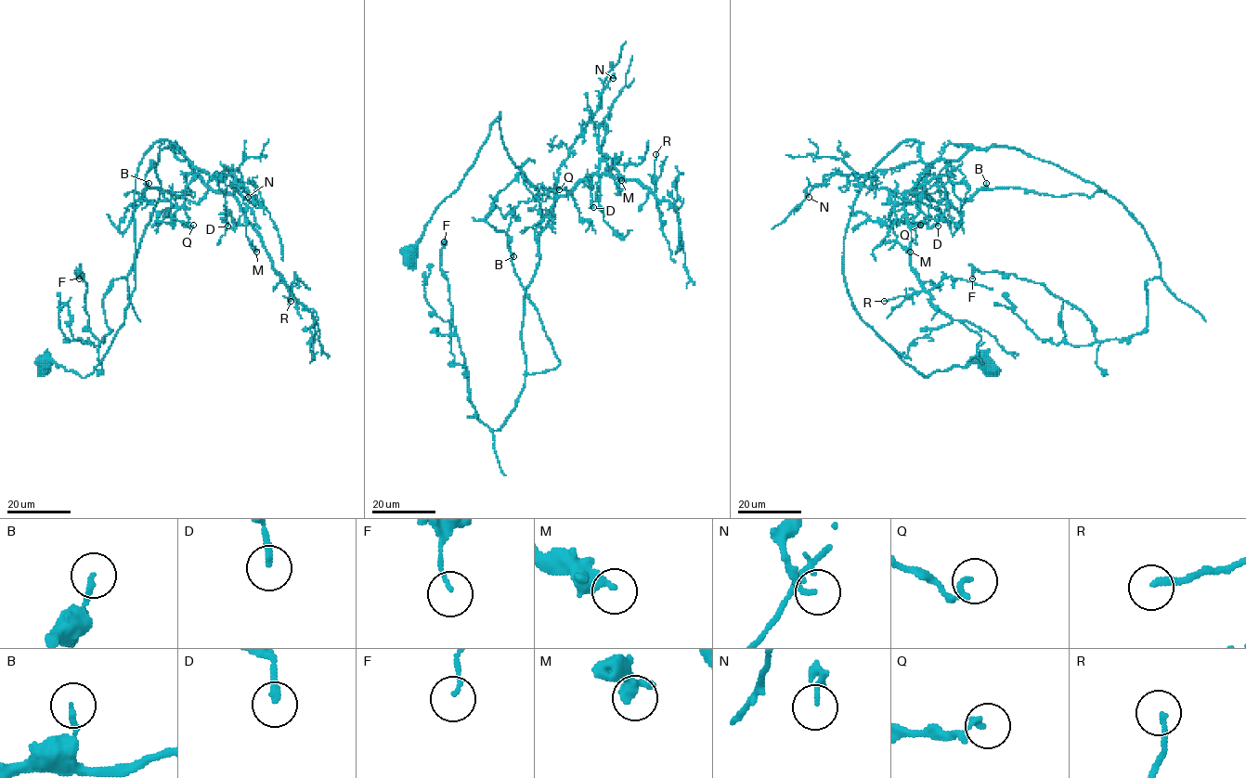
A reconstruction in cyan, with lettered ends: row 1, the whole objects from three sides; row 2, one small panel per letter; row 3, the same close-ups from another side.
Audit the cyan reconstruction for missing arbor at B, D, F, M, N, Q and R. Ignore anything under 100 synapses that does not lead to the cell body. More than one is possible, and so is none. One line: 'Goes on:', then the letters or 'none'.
Goes on: D

